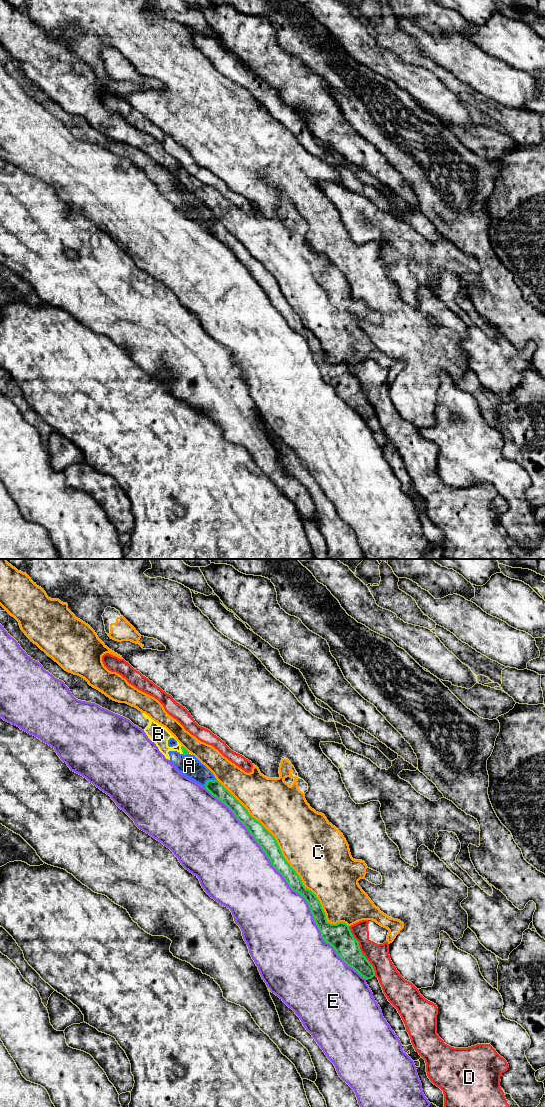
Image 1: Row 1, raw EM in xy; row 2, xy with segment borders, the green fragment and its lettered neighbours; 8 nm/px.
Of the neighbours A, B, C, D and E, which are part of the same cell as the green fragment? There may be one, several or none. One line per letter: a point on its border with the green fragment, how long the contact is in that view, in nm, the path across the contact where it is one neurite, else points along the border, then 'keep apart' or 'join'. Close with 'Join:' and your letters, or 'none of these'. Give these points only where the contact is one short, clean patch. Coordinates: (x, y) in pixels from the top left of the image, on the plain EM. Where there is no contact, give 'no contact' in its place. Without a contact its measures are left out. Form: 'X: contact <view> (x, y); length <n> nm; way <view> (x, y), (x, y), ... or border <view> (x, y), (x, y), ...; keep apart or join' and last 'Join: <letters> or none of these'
A: contact xy (208, 220); length 120 nm; keep apart
B: contact xy (181, 188); length 70 nm; keep apart
C: contact xy (286, 300); length 1600 nm; keep apart
D: contact xy (360, 391); length 460 nm; keep apart
E: contact xy (289, 326); length 2000 nm; keep apart
Join: none of these

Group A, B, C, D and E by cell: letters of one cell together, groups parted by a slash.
A B / C / D / E

